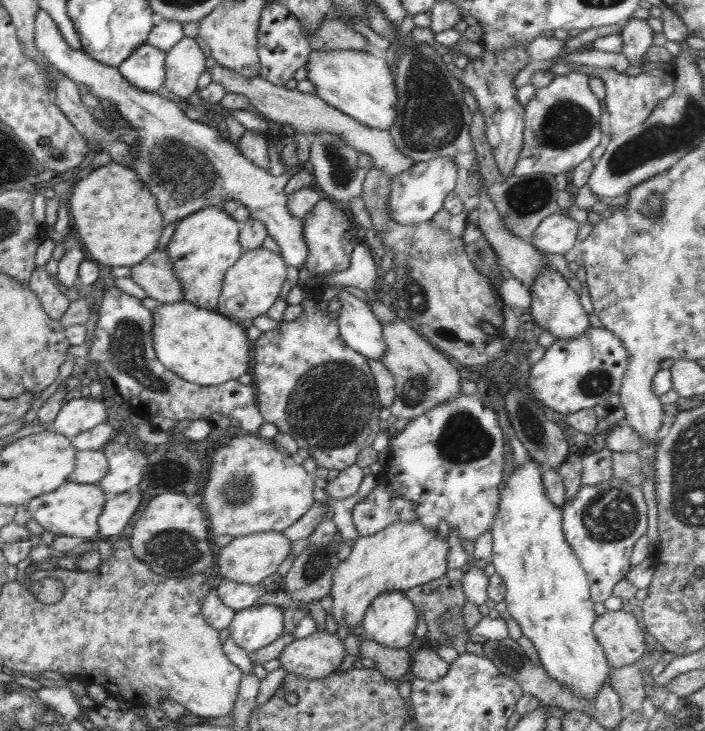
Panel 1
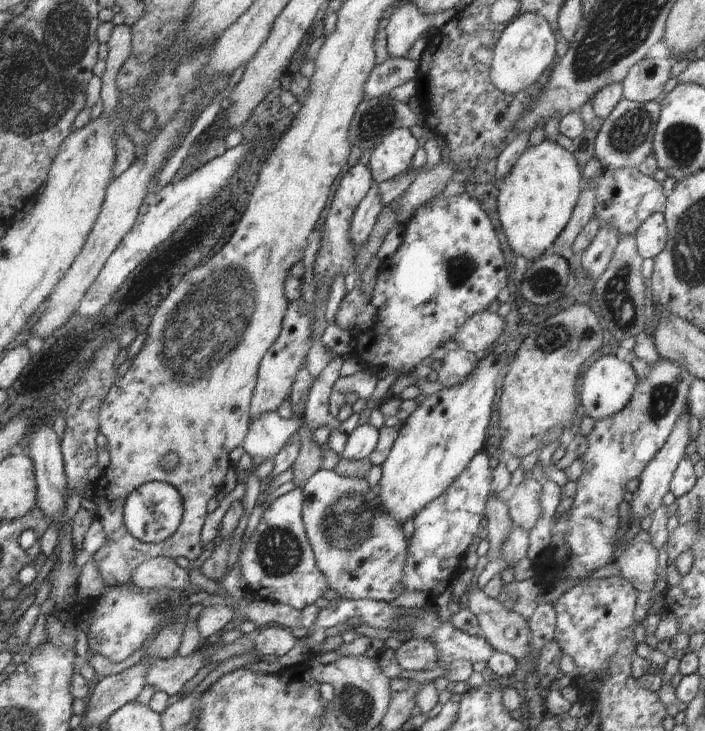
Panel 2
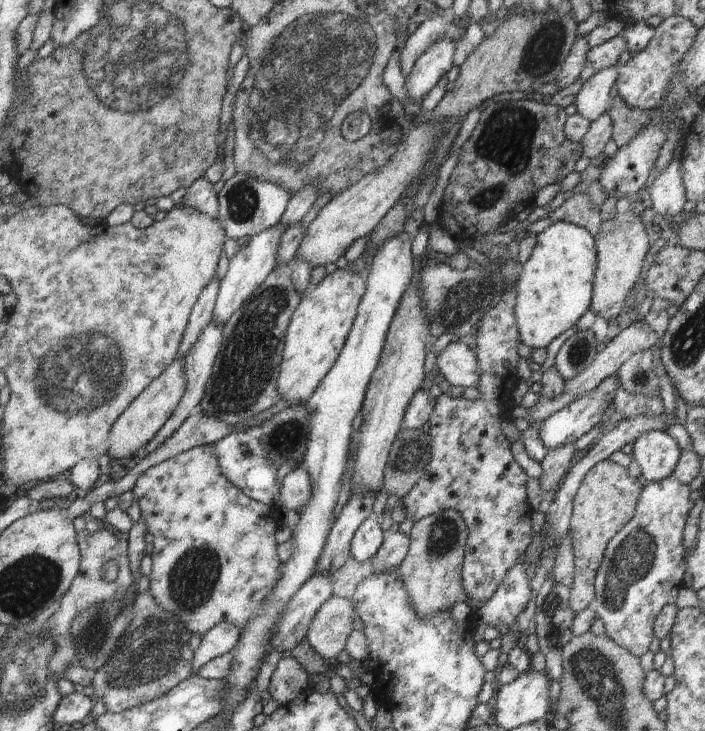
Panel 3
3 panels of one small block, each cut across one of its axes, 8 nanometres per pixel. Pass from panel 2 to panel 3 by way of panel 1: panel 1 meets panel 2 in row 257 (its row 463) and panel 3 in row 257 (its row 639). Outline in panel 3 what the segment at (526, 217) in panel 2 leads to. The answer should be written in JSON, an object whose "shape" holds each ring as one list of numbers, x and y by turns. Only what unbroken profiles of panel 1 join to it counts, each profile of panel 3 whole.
{"shape":[[562,220,557,221,556,223,553,223,552,226,548,226,548,228,546,228,543,232,540,232,537,237,538,241,536,247,534,248,532,254,530,254,530,258,526,260,526,263,523,266,519,266,519,275,517,276,517,280,513,286,516,294,514,317,519,331,519,338,523,344,528,345,532,350,546,349,556,337,560,336,560,334,565,332,565,330,568,330,571,326,574,326,574,324,577,324,582,315,590,309,597,260,594,236,592,236,588,230,575,226,574,224]]}

